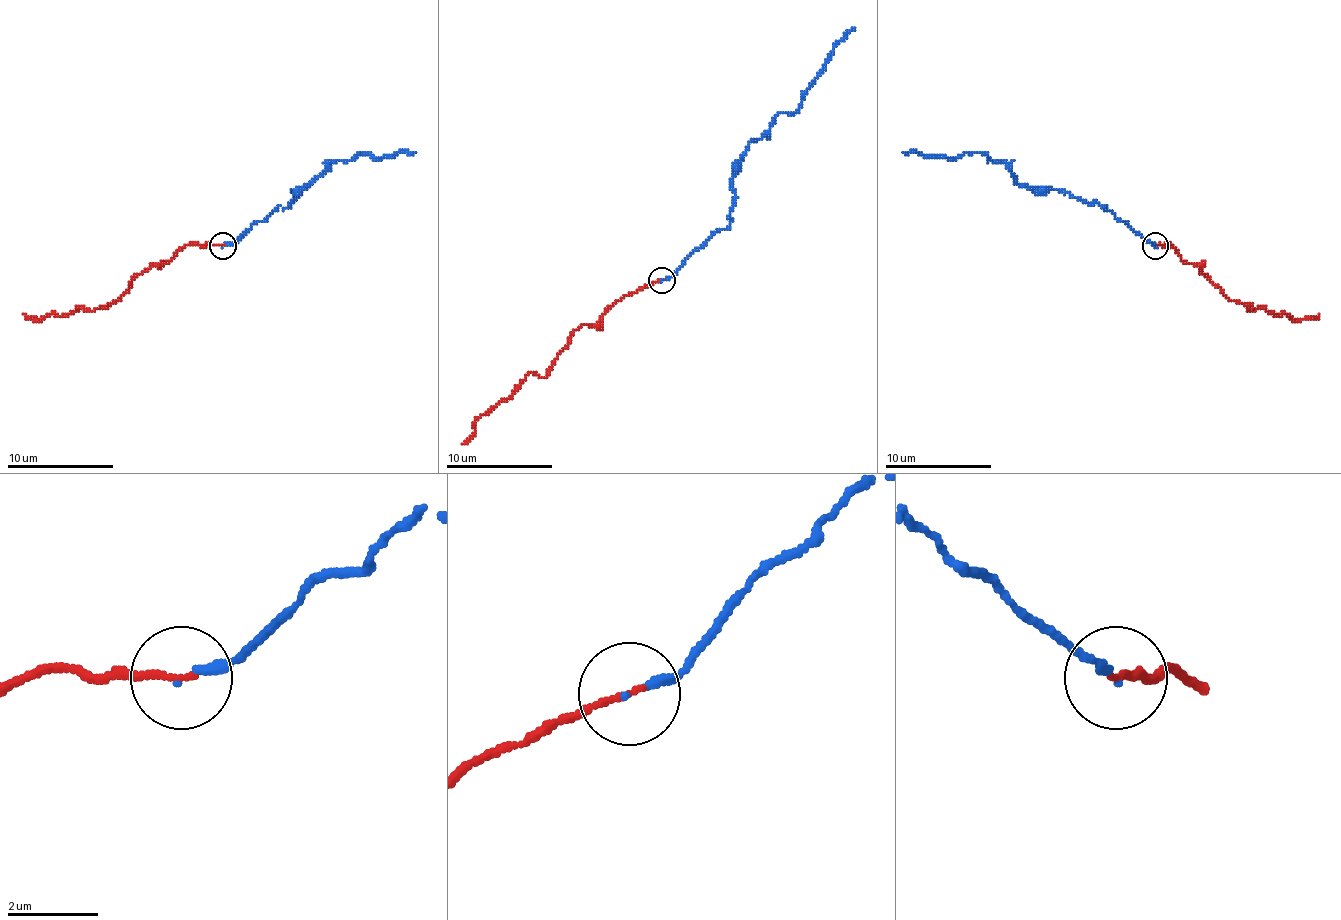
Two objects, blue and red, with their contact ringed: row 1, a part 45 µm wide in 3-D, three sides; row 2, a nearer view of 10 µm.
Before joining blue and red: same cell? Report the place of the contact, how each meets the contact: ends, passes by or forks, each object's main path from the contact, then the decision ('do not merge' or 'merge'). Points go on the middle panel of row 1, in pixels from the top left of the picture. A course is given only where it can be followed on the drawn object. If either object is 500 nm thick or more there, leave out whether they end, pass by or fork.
(661, 280) | blue ends | red ends | blue via (661, 279), (671, 277), (730, 224), (732, 165), (780, 112), (799, 107), (828, 54), (854, 27) | red via (661, 279), (624, 295), (594, 324), (576, 330), (544, 377), (531, 372), (515, 391), (478, 420), (462, 444) | merge

